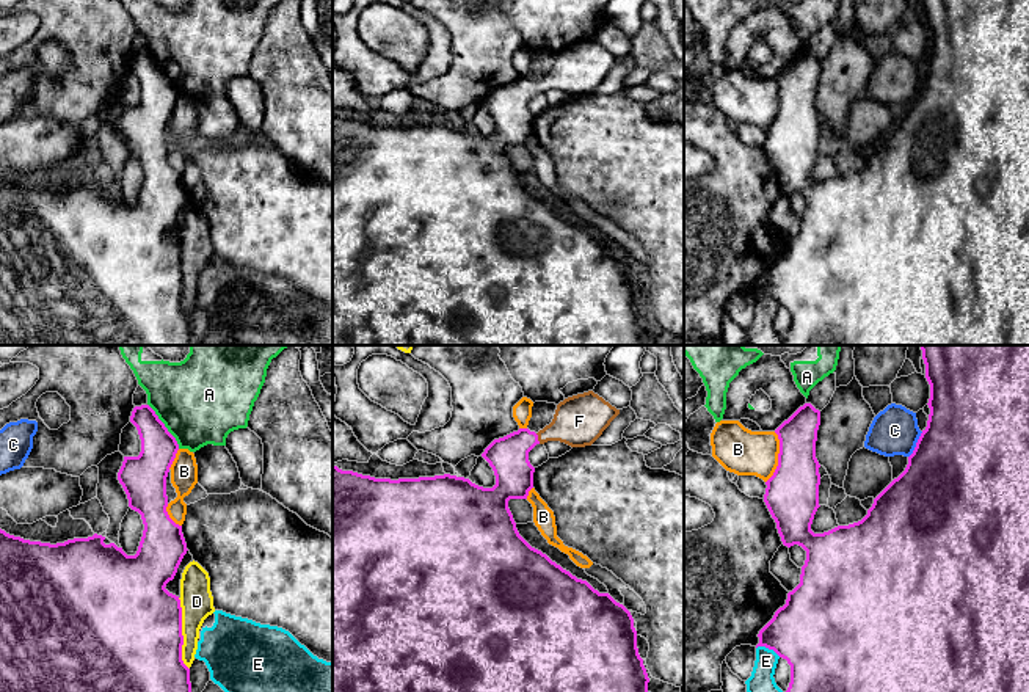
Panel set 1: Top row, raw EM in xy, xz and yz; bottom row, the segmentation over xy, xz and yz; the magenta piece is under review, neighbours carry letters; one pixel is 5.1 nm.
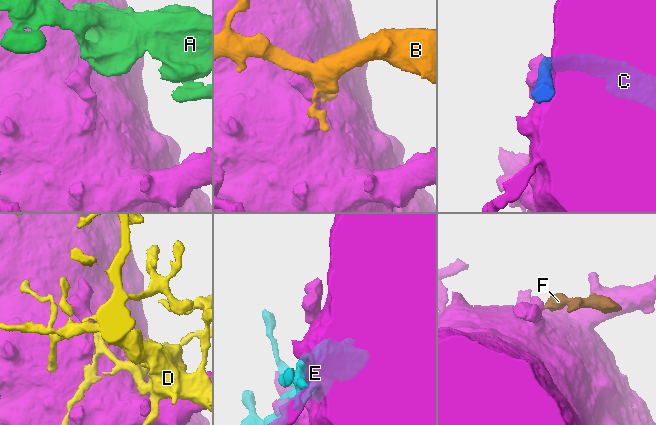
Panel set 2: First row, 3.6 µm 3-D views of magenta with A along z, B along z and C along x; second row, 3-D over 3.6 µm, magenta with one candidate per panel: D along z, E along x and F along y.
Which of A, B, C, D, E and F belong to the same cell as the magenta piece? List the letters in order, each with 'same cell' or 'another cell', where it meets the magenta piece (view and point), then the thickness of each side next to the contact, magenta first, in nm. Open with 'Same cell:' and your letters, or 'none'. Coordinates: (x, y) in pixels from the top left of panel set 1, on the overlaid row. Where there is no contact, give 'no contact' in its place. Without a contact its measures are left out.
Same cell: F
A: another cell | xy (163, 426) | 200/440 nm
B: another cell | yz (778, 457) | 280/240 nm
C: another cell | yz (916, 444) | 500/240 nm
D: another cell | xy (181, 634) | 500/170 nm
E: another cell | yz (769, 648) | 420/120 nm
F: same cell | xz (537, 438) | 200/260 nm

